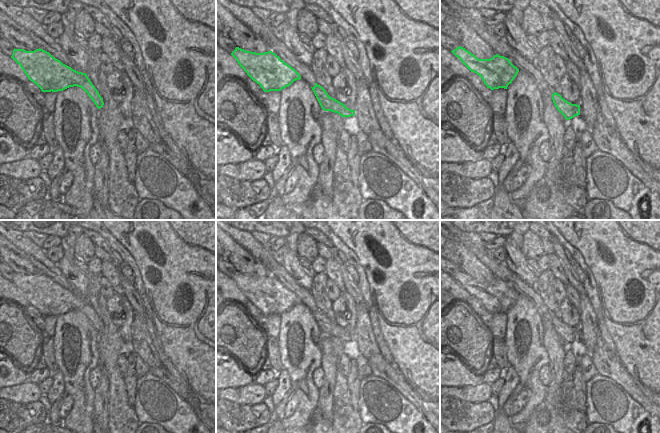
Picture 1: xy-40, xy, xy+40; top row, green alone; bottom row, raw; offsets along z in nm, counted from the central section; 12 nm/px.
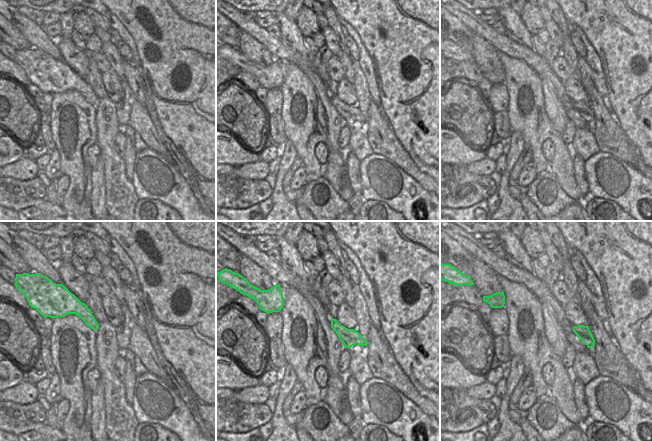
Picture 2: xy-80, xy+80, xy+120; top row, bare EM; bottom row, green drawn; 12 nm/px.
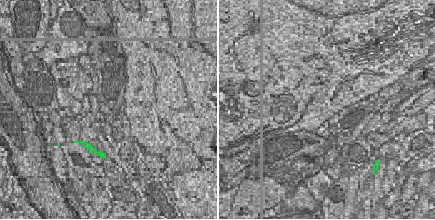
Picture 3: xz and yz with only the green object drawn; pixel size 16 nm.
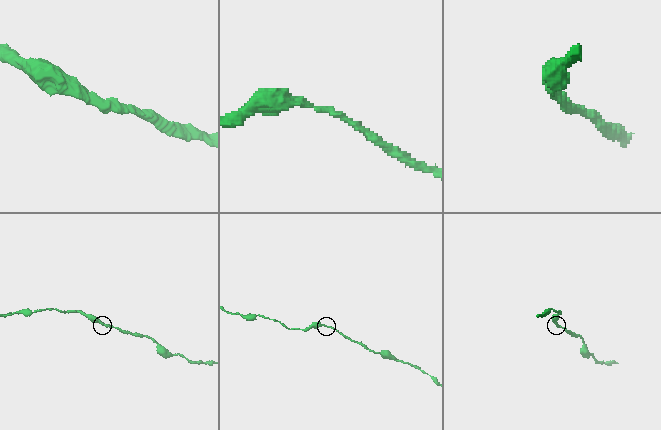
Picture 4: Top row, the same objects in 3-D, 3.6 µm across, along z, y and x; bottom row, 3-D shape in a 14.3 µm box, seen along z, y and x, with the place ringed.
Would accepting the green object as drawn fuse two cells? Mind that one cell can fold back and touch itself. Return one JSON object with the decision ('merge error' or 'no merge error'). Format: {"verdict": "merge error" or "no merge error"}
{"verdict": "no merge error"}

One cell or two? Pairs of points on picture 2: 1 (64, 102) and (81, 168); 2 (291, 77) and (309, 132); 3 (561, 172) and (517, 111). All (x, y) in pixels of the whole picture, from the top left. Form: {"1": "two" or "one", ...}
{"1": "one", "2": "one", "3": "one"}

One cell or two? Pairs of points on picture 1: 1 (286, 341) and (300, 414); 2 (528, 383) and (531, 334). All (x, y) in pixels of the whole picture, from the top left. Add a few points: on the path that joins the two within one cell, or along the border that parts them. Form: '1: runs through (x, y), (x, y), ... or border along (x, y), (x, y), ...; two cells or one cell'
1: runs through (288, 359), (301, 374), (304, 396); one cell
2: runs through (528, 371), (528, 346); one cell

